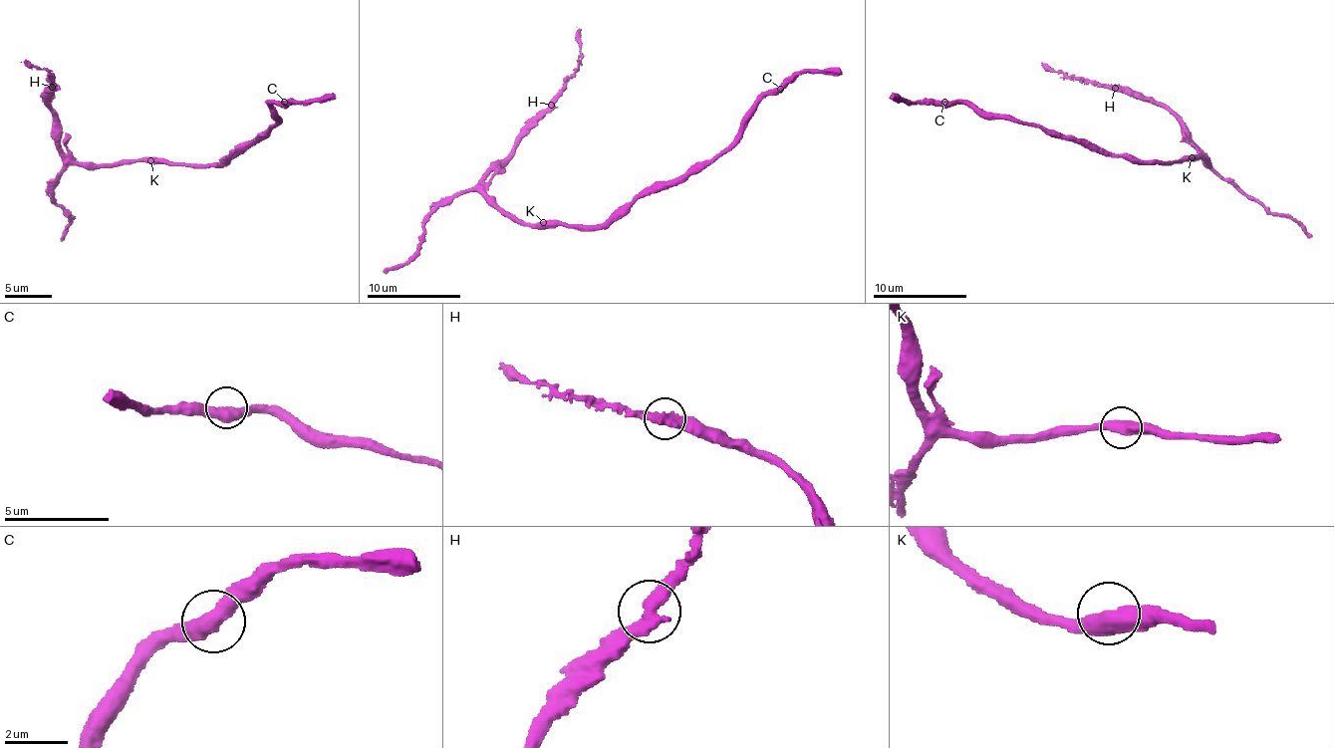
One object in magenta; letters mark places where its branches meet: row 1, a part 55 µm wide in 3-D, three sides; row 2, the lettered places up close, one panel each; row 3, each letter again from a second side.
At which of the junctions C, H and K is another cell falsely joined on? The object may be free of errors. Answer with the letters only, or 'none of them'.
none of them

